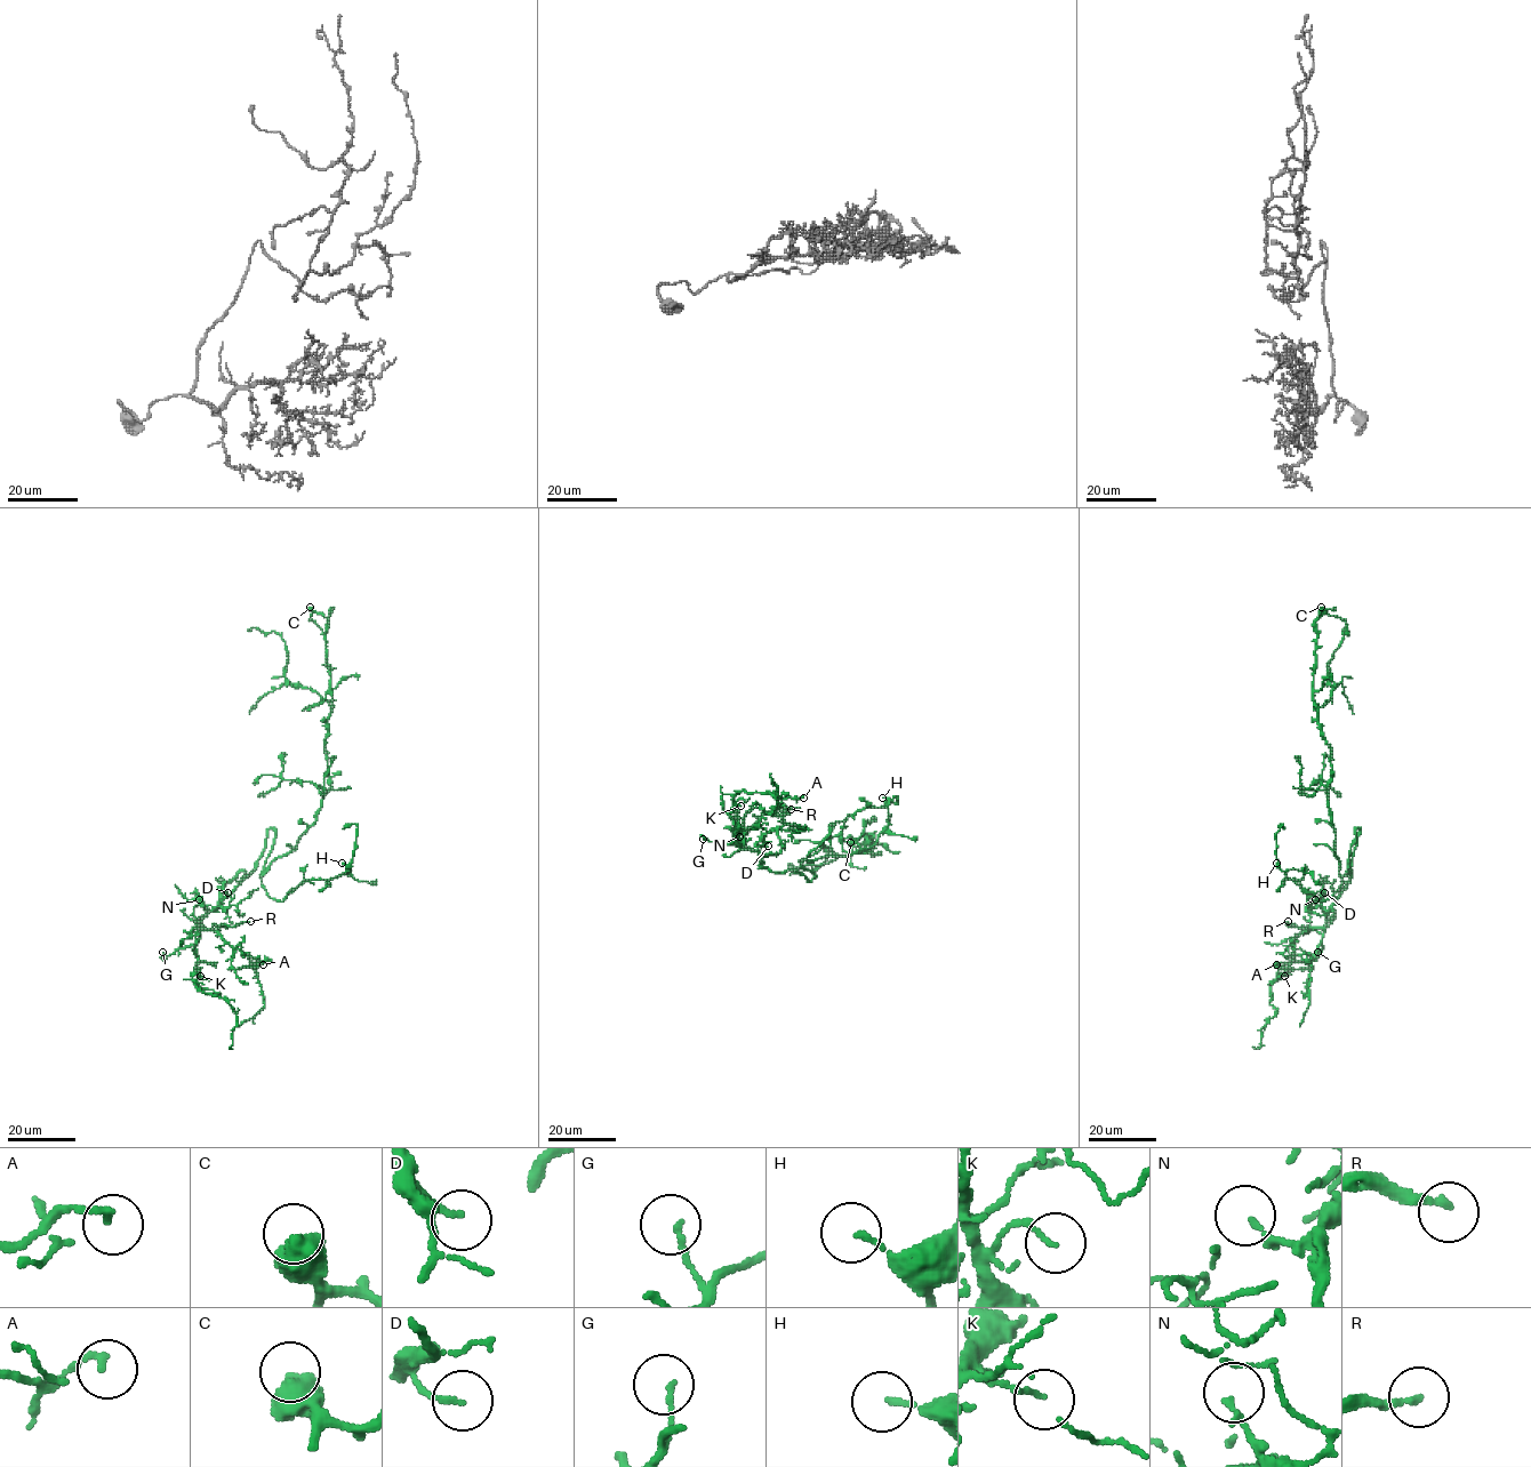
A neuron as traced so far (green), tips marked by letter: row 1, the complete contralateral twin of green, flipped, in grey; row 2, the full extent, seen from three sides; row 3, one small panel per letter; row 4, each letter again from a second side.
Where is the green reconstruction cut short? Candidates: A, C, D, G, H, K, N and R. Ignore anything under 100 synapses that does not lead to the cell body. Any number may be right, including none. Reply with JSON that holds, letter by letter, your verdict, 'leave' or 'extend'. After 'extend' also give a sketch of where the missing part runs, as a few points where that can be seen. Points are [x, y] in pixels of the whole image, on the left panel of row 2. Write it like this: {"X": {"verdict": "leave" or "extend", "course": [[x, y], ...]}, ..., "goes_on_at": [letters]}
{"A": {"verdict": "leave"}, "C": {"verdict": "leave"}, "D": {"verdict": "leave"}, "G": {"verdict": "leave"}, "H": {"verdict": "leave"}, "K": {"verdict": "leave"}, "N": {"verdict": "extend", "course": [[199, 899], [195, 921], [181, 935]]}, "R": {"verdict": "leave"}, "goes_on_at": ["N"]}

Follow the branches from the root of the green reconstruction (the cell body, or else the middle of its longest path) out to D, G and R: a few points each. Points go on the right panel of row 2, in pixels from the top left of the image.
D: (1348, 859), (1359, 827), (1348, 871), (1351, 879), (1328, 911), (1316, 902), (1321, 892), (1324, 892)
G: (1348, 859), (1359, 827), (1348, 871), (1351, 879), (1327, 914), (1317, 952)
R: (1348, 859), (1359, 827), (1348, 871), (1351, 879), (1327, 914), (1327, 922), (1303, 930), (1288, 921)

